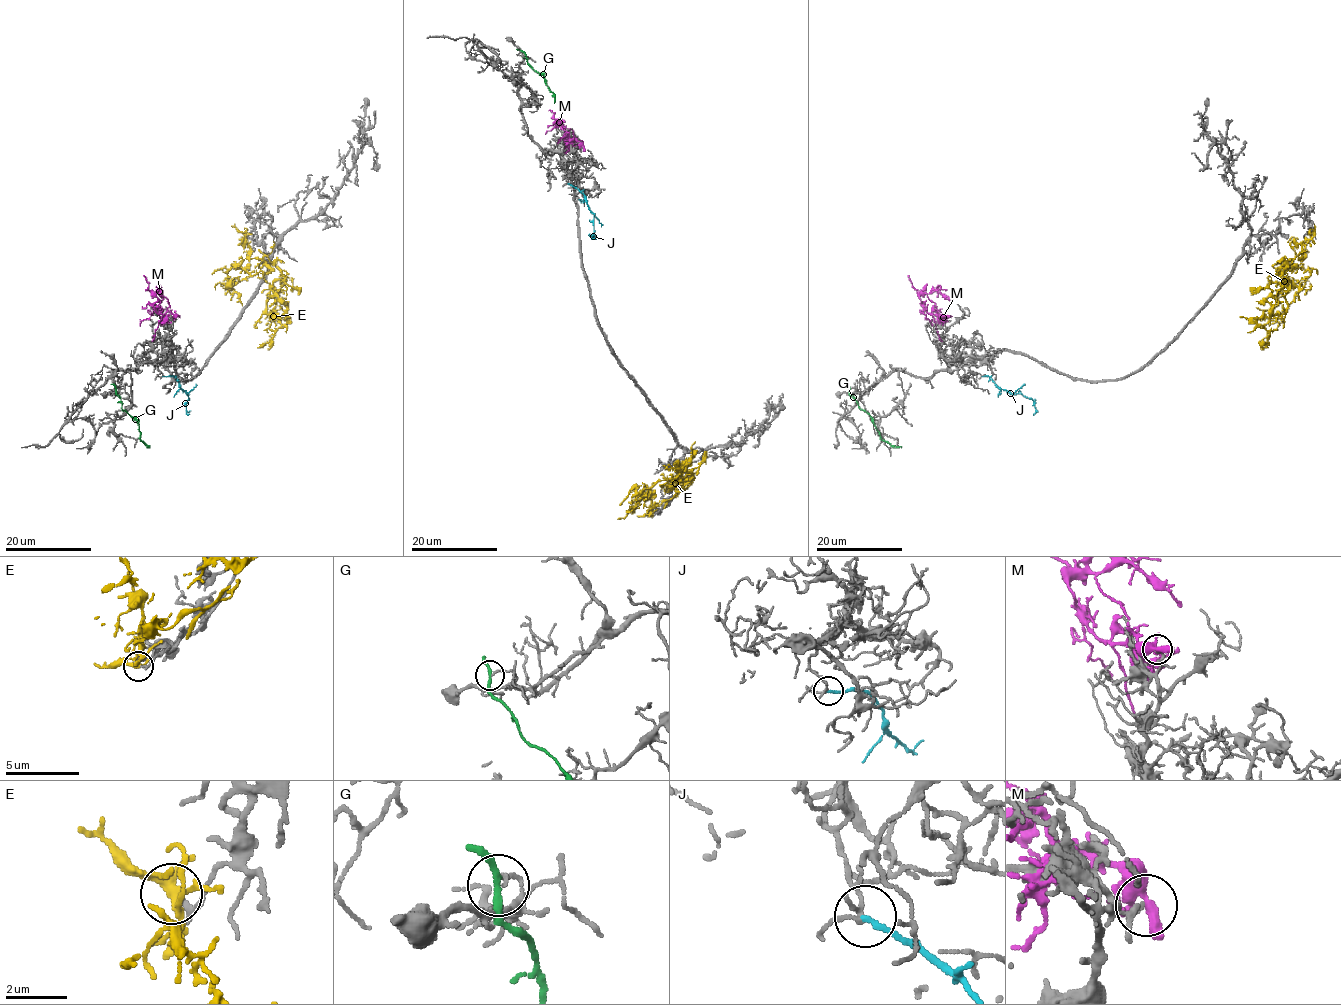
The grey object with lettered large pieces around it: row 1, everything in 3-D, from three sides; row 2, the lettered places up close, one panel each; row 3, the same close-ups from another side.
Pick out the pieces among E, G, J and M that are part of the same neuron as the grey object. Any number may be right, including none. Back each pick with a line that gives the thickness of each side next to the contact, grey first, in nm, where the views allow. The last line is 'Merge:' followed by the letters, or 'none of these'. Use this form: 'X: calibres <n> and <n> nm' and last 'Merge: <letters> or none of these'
Merge: none of these

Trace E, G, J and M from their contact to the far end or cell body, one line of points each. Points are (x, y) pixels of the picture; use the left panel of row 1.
E: (244, 234), (251, 258), (266, 256), (272, 263), (263, 276), (271, 288), (267, 310), (274, 334), (257, 347)
G: (115, 389), (121, 408), (137, 421), (140, 438), (148, 447)
J: (163, 376), (174, 376), (180, 387), (188, 393), (186, 413), (189, 414)
M: (177, 316), (167, 308), (169, 303), (164, 297), (148, 289), (143, 275)

